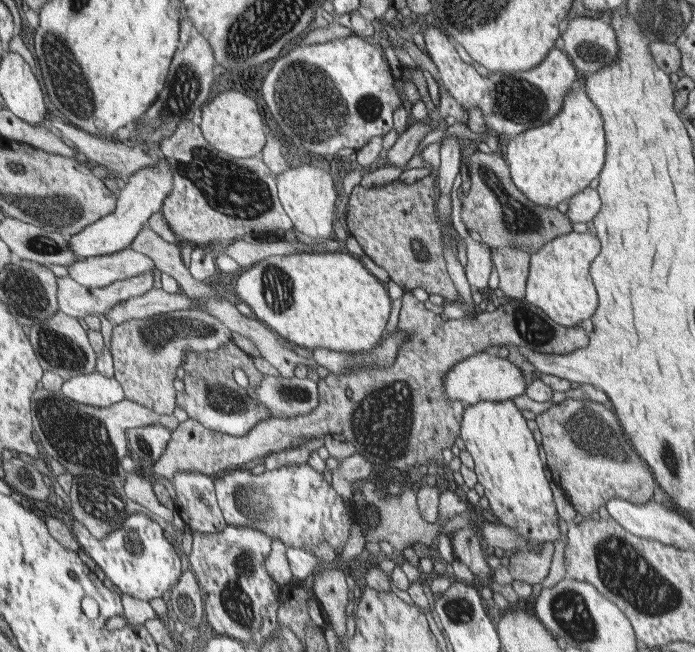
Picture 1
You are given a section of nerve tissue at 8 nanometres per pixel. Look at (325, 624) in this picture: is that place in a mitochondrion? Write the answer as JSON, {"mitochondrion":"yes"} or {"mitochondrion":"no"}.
{"mitochondrion":"no"}

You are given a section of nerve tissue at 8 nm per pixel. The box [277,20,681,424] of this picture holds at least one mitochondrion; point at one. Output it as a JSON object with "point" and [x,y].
{"point":[515,99]}

